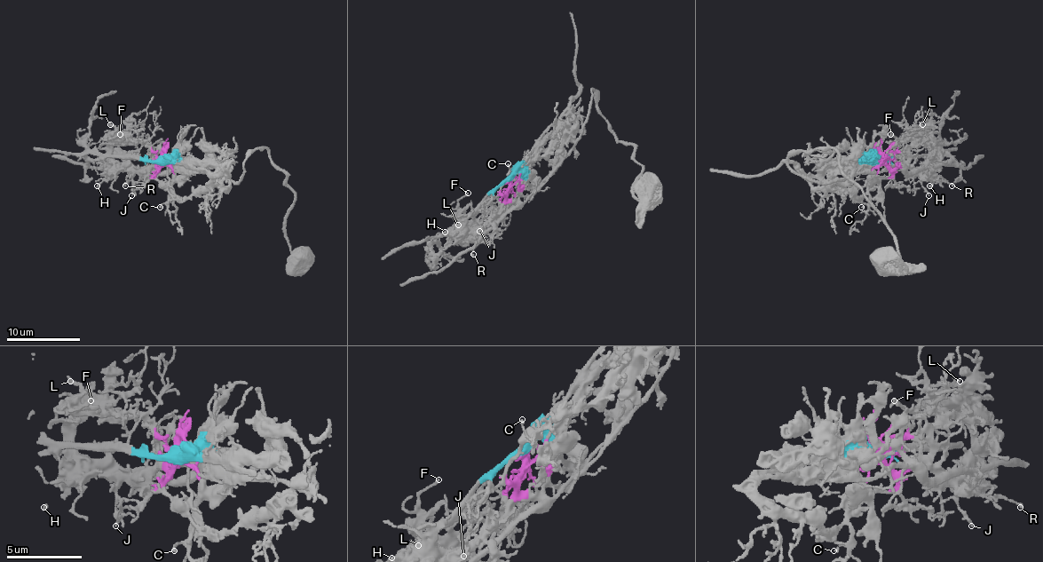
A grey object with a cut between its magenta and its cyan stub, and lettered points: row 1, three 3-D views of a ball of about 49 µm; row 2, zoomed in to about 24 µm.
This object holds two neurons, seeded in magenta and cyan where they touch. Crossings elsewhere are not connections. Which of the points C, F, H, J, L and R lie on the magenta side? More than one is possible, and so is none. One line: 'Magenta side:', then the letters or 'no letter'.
Magenta side: C, F, H, J, L, R

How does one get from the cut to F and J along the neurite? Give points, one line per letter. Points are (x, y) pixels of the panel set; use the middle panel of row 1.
F: (509, 181), (503, 193), (501, 207), (479, 227), (469, 215), (457, 209), (457, 201), (469, 193)
J: (509, 181), (509, 189), (483, 212), (479, 231)

